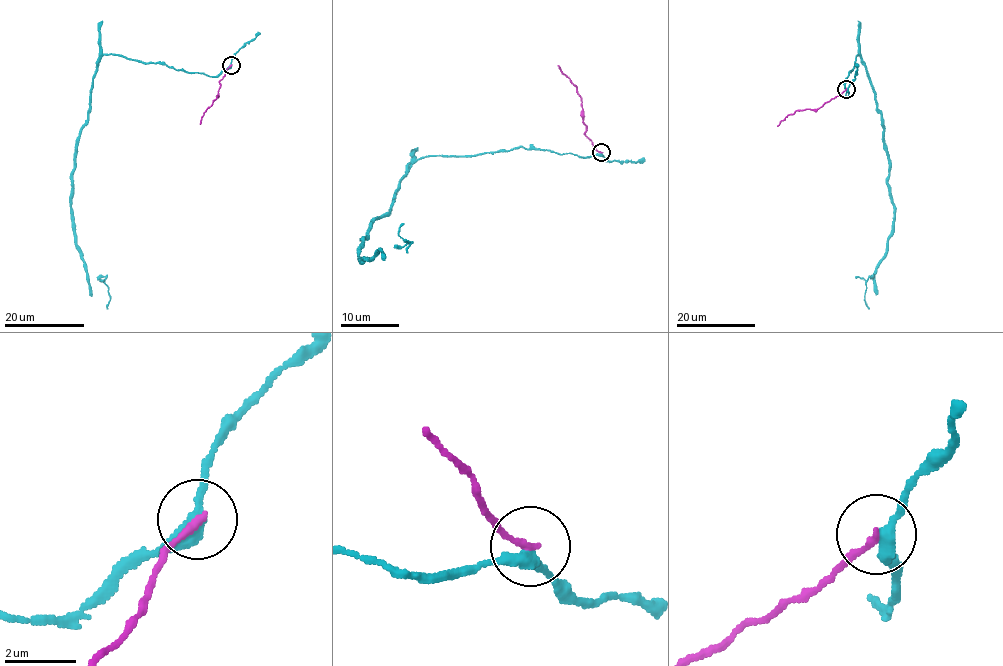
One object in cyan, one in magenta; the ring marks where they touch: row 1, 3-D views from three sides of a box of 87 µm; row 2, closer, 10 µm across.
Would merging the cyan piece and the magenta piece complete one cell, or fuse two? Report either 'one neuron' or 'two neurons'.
two neurons

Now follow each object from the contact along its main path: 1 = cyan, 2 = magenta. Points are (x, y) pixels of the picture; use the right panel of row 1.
1: (846, 89), (844, 80), (857, 54), (881, 115), (893, 205), (888, 248), (866, 282), (869, 309)
2: (846, 89), (815, 109), (797, 110), (777, 126)

